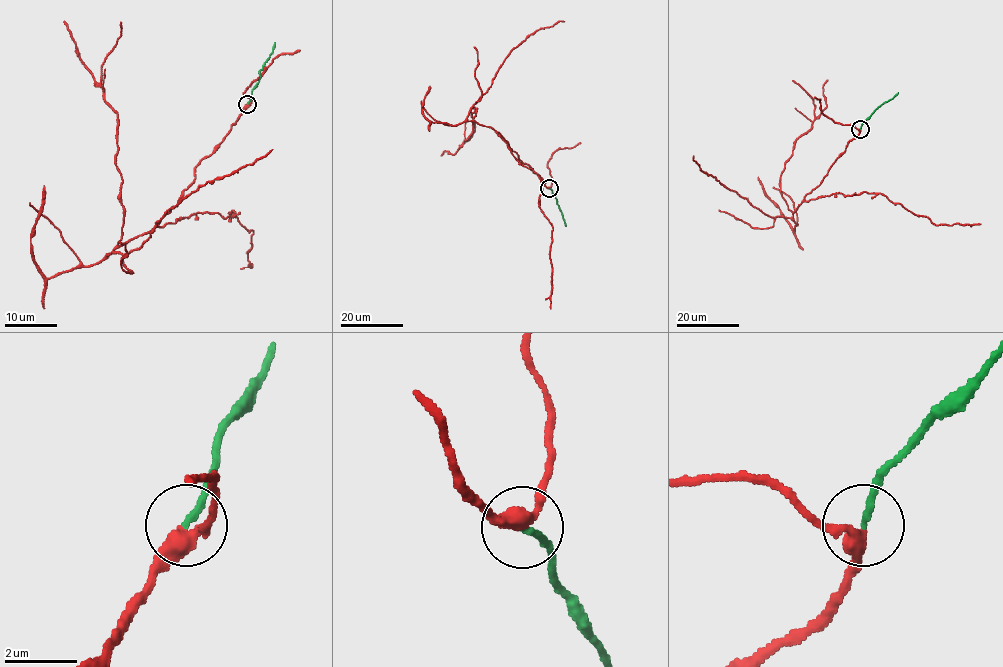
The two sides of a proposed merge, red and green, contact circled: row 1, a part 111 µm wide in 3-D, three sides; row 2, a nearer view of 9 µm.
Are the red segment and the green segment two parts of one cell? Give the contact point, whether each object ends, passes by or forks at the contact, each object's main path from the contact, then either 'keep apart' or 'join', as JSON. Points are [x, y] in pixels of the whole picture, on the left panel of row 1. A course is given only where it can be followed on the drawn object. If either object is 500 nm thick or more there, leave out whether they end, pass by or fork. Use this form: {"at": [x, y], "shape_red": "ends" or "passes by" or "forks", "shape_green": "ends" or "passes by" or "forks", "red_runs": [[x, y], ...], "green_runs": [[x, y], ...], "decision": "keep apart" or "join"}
{"at": [247, 104], "shape_red": "passes by", "shape_green": "ends", "red_runs": [[248, 104], [158, 225], [197, 213], [224, 217], [233, 211], [229, 213], [253, 232], [249, 265]], "green_runs": [[248, 104], [275, 42]], "decision": "keep apart"}

